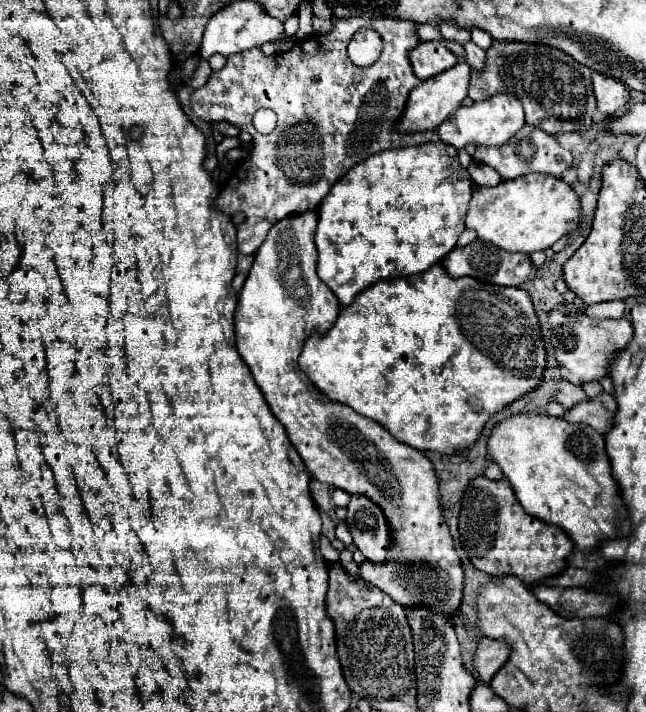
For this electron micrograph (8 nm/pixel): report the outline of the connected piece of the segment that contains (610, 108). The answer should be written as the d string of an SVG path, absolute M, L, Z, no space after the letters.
M594 73L592 75L592 83L594 83L594 93L598 99L598 111L604 117L614 115L618 109L626 107L630 101L630 91L624 83L606 77L602 73Z

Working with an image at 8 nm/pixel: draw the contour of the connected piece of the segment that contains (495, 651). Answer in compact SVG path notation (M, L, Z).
M482 639L478 643L474 657L478 681L490 683L490 679L508 661L508 657L510 657L510 645L506 643L506 639Z

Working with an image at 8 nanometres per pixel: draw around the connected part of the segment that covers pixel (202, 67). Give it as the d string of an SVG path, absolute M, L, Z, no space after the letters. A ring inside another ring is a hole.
M202 59L202 61L198 63L198 69L196 69L196 73L194 73L192 81L190 81L188 85L190 85L190 87L194 87L194 89L198 89L198 87L206 85L206 83L208 83L208 79L210 79L210 73L212 73L210 63L208 63L206 59Z

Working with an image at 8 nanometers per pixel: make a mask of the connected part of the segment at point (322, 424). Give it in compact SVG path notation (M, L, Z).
M312 211L296 217L286 217L270 229L266 241L256 251L254 265L246 277L246 283L240 291L238 305L234 311L238 353L250 367L256 385L260 387L274 417L284 425L288 439L304 459L310 475L350 495L366 495L386 515L386 521L392 529L390 555L386 563L365 561L360 565L362 578L374 587L384 589L386 595L390 595L402 607L410 607L410 603L418 603L418 607L434 607L440 615L446 615L446 619L452 621L462 601L464 569L460 557L454 551L454 541L450 537L450 529L442 515L438 477L432 461L418 449L412 449L396 441L380 423L358 415L352 407L320 399L316 395L316 387L312 387L312 383L308 383L304 373L298 369L298 357L302 353L304 341L314 331L326 333L336 323L340 313L338 299L316 275L316 245L314 245L316 223L318 217Z

